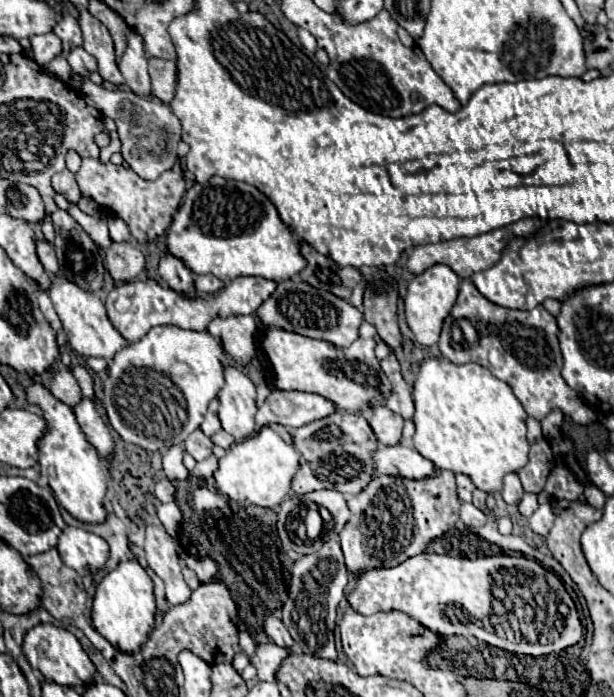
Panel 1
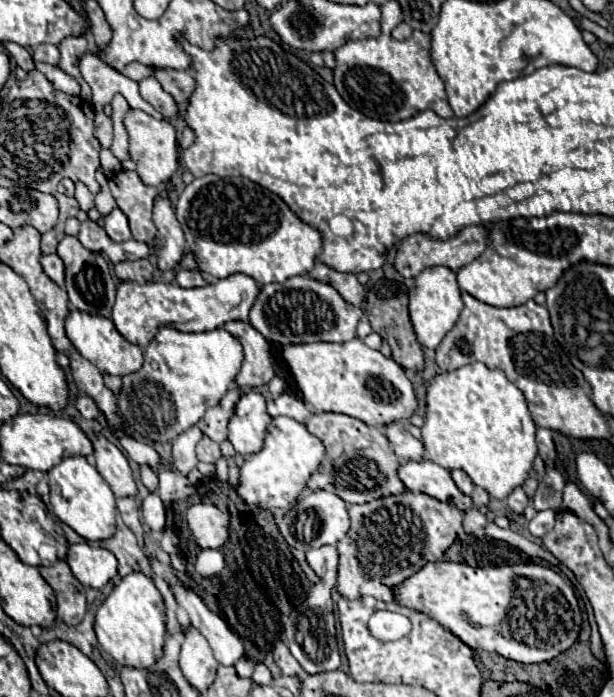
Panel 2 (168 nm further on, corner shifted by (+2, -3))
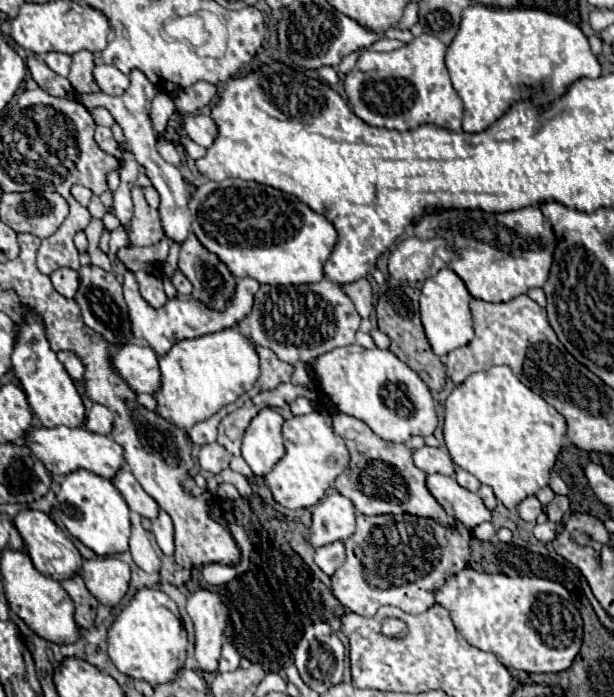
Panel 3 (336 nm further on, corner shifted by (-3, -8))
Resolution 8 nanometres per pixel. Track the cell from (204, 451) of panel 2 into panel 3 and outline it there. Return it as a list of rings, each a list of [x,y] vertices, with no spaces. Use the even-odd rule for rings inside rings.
[[[217,442],[205,444],[199,450],[199,466],[211,474],[217,474],[217,472],[229,468],[229,452],[223,446],[219,446]]]

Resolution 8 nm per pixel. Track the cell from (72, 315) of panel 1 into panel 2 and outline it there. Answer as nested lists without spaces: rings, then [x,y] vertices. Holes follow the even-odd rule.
[[[72,309],[68,319],[66,319],[66,335],[74,343],[78,353],[82,357],[86,357],[90,363],[94,363],[100,369],[100,373],[124,377],[124,375],[136,373],[144,363],[144,351],[138,345],[126,341],[116,331],[116,327],[114,327],[114,323],[110,319],[92,317],[88,313],[80,313],[78,309]]]

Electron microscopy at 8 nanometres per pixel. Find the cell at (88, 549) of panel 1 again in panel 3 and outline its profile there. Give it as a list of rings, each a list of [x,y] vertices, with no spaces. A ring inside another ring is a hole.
[[[105,556],[85,560],[81,574],[87,590],[103,604],[117,604],[129,588],[129,566],[119,558]]]

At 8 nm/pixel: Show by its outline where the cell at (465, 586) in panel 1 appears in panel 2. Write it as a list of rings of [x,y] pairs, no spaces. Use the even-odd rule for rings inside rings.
[[[436,561],[424,565],[394,593],[398,605],[426,613],[472,649],[492,651],[518,663],[542,663],[558,657],[578,639],[582,623],[578,601],[568,583],[556,571],[534,563],[470,567]]]

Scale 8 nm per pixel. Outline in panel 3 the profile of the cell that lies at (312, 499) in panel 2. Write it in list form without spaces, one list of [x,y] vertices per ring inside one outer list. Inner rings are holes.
[[[327,490],[327,496],[313,508],[309,544],[321,548],[337,540],[347,540],[355,532],[355,508],[349,498],[337,490]]]

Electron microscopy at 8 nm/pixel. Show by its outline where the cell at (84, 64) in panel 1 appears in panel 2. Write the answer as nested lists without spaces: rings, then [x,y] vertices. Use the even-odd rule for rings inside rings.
[[[86,53],[80,59],[80,71],[82,71],[82,77],[88,81],[88,85],[92,87],[94,111],[100,113],[104,109],[104,105],[110,103],[116,93],[120,93],[126,97],[126,101],[130,103],[132,109],[142,109],[142,111],[150,113],[152,117],[162,119],[162,115],[140,97],[136,81],[124,77],[120,71],[116,71],[110,65],[106,65],[104,61],[100,61],[96,55]]]

